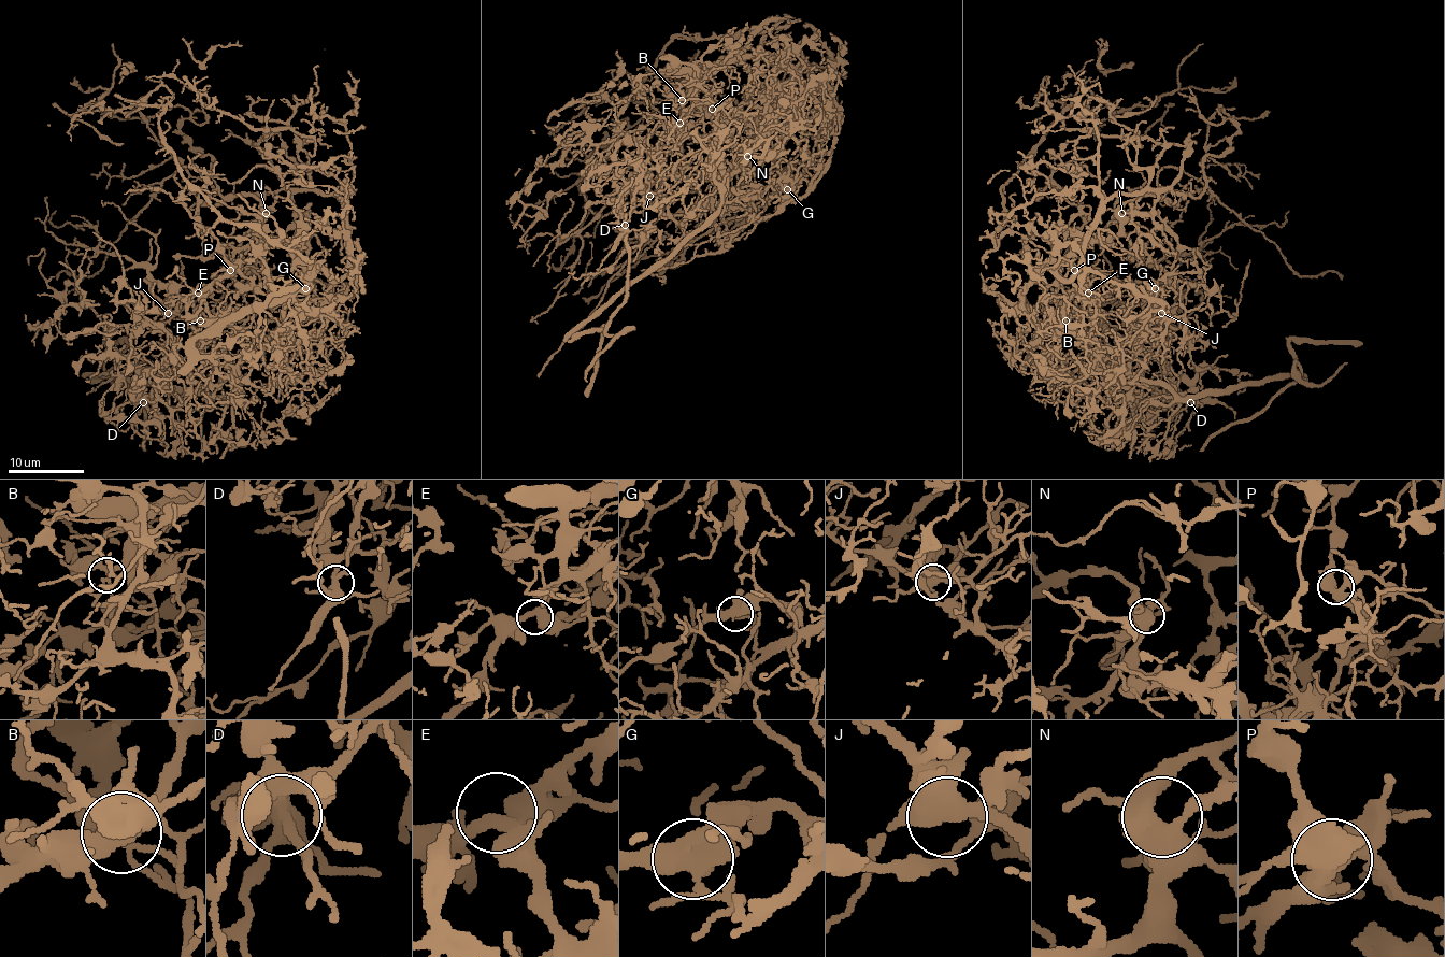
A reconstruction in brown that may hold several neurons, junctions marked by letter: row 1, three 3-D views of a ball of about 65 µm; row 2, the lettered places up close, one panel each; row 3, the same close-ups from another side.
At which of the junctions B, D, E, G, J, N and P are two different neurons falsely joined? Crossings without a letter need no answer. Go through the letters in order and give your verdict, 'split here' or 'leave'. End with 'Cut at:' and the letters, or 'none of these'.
B: leave
D: leave
E: leave
G: split here
J: leave
N: leave
P: leave
Cut at: G

